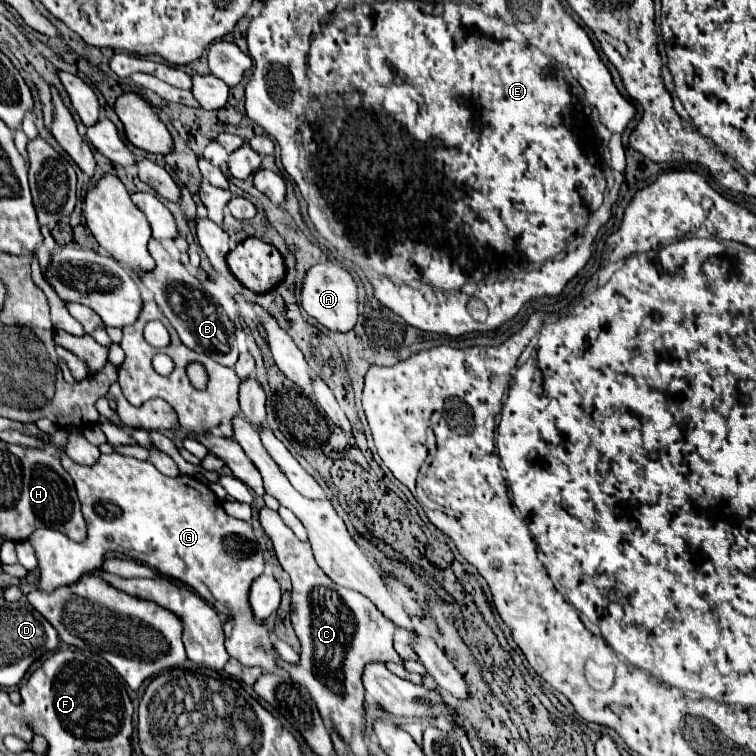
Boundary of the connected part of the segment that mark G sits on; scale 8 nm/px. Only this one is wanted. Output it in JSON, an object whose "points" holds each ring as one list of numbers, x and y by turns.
{"points":[[61,449,61,465,75,481,77,497,83,505,83,517,87,521,87,539,74,542,49,527,40,527,29,537,29,543,39,559,39,587,43,591,75,583,81,573,101,567,105,557,111,553,137,559,151,565,157,573,185,583,199,597,207,601,213,597,215,601,227,605,227,615,233,617,235,623,243,619,241,635,237,635,235,627,225,633,227,653,247,667,257,665,269,673,277,671,277,653,271,645,269,631,253,619,247,603,247,589,265,567,263,553,257,543,249,543,239,537,237,519,223,511,221,503,205,483,185,475,165,477,153,467,153,463,117,453,101,455,97,463,87,467,71,461,65,449]]}

